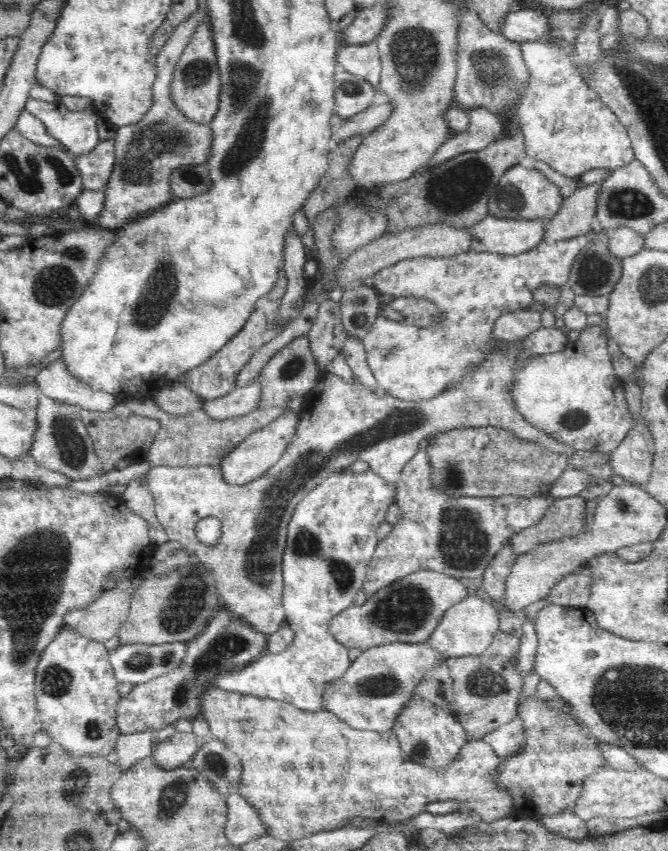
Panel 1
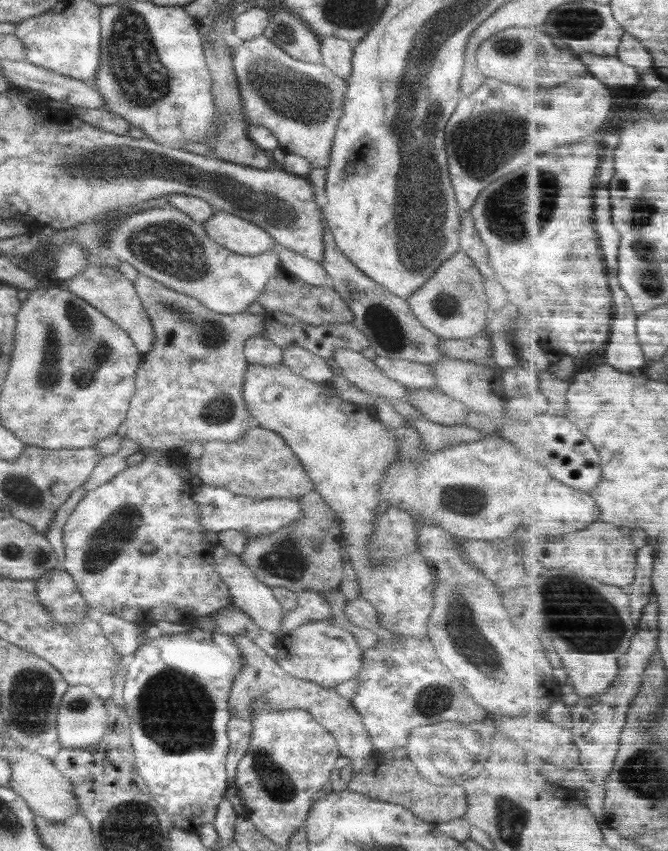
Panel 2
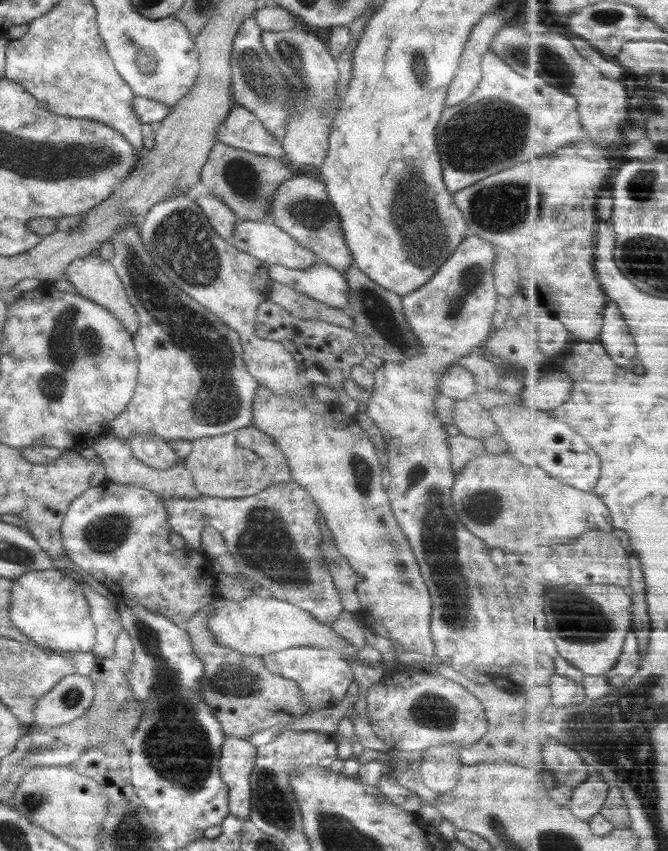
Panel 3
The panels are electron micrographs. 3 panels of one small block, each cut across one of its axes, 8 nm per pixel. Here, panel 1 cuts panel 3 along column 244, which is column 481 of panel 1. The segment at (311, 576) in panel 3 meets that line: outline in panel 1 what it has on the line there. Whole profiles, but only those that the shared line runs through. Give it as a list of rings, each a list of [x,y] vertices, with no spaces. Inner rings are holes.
[[[418,449],[414,458],[402,469],[396,484],[395,504],[401,517],[393,529],[375,548],[368,563],[362,590],[367,597],[381,588],[426,569],[453,576],[470,585],[482,580],[488,564],[515,534],[542,520],[554,498],[542,496],[504,495],[499,497],[449,497],[436,491],[430,479],[430,459],[426,450]]]

